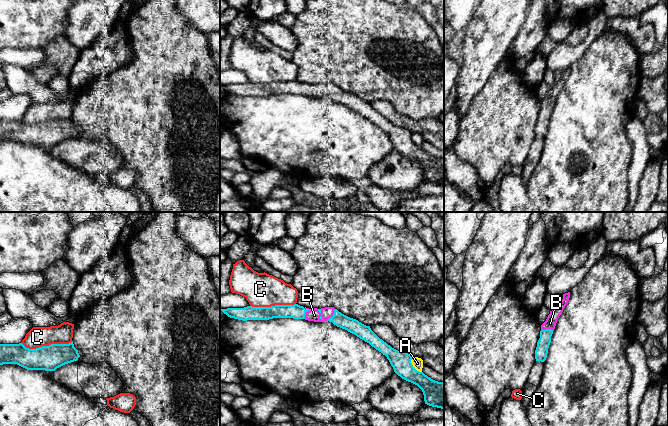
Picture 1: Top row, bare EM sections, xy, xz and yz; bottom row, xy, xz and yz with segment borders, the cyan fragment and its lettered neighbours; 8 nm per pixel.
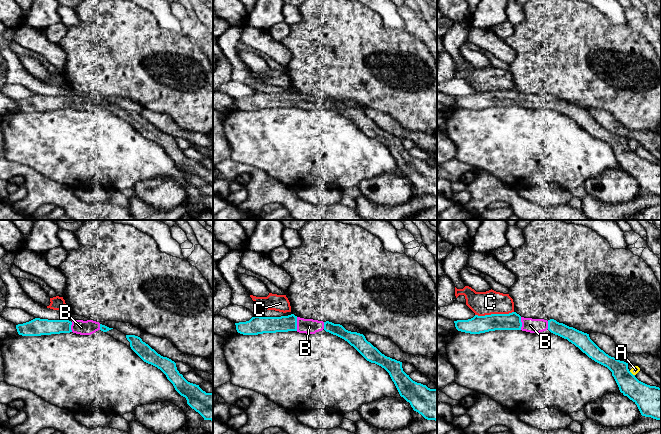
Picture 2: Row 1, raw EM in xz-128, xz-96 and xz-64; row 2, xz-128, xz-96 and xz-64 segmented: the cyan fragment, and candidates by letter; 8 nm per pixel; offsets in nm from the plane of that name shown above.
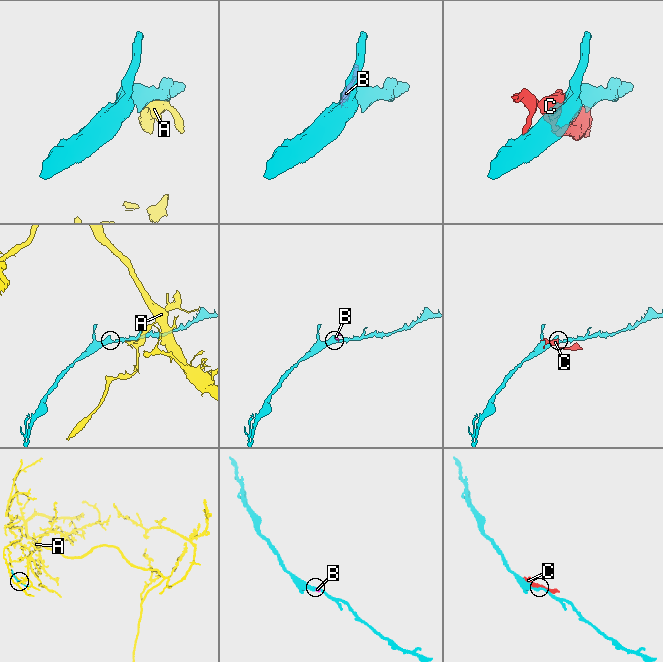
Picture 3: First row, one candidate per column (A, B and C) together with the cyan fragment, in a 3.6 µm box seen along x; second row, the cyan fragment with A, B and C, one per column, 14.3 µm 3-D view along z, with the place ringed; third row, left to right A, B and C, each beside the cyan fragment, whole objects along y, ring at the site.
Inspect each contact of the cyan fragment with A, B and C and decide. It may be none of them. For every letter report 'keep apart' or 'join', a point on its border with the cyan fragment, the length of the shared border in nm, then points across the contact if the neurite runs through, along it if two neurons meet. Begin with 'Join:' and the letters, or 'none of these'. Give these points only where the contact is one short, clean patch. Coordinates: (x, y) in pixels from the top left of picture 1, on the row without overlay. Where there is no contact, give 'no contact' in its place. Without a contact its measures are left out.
Join: B
A: keep apart; meets cyan in xz at (412, 142); contact 150 nm long
B: join; meets cyan in xz at (305, 89); contact 100 nm long
C: keep apart; meets cyan in xy at (46, 122); contact 420 nm long

